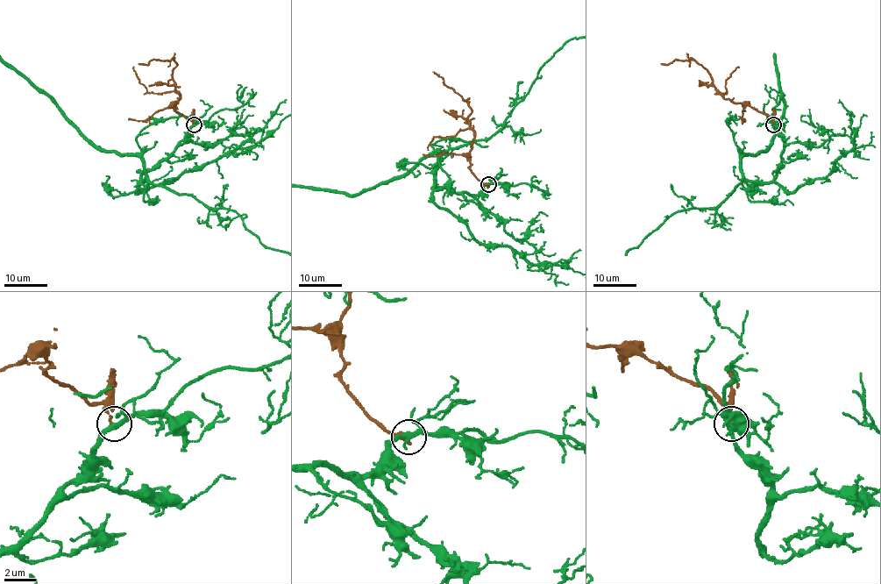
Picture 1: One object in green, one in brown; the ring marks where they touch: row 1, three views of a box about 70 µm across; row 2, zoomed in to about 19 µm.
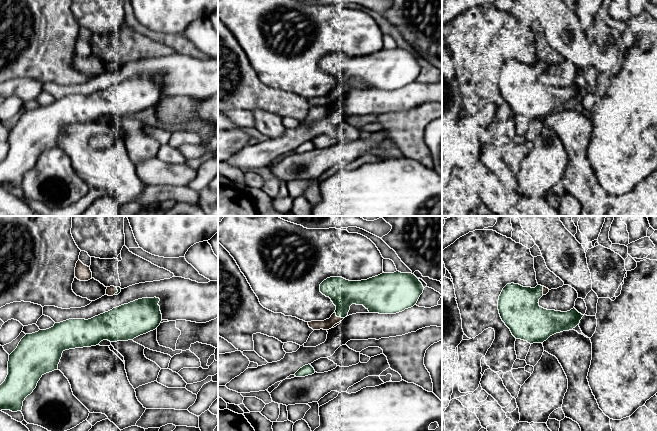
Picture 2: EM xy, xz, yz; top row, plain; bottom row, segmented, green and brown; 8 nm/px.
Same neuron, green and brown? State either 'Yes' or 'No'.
No

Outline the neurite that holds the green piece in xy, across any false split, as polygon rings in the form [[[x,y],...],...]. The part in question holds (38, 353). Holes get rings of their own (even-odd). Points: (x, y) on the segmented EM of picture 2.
[[[142,298],[113,308],[91,319],[69,319],[55,323],[53,327],[26,334],[17,348],[9,355],[8,375],[0,385],[0,411],[22,410],[23,401],[36,388],[40,378],[58,370],[65,350],[99,345],[103,340],[110,342],[128,341],[155,330],[162,321],[159,298]]]

